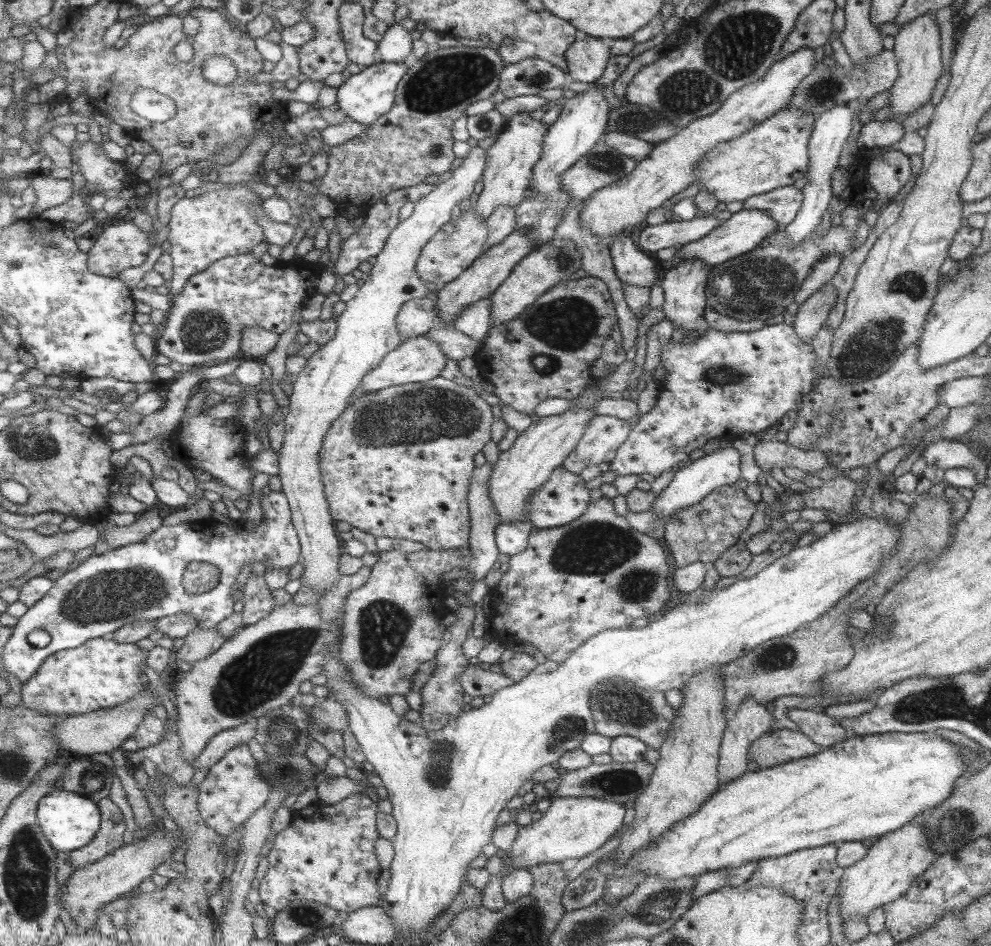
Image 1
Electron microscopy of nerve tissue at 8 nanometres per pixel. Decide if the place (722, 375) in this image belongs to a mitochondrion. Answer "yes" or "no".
yes

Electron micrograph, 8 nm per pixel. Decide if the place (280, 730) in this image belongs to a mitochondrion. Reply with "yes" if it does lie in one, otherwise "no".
yes

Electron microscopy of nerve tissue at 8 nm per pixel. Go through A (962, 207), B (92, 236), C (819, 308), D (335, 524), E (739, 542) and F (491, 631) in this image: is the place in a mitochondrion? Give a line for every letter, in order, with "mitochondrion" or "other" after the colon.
A: other
B: other
C: mitochondrion
D: other
E: other
F: other

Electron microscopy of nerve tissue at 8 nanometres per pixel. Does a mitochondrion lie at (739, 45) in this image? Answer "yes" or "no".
yes

